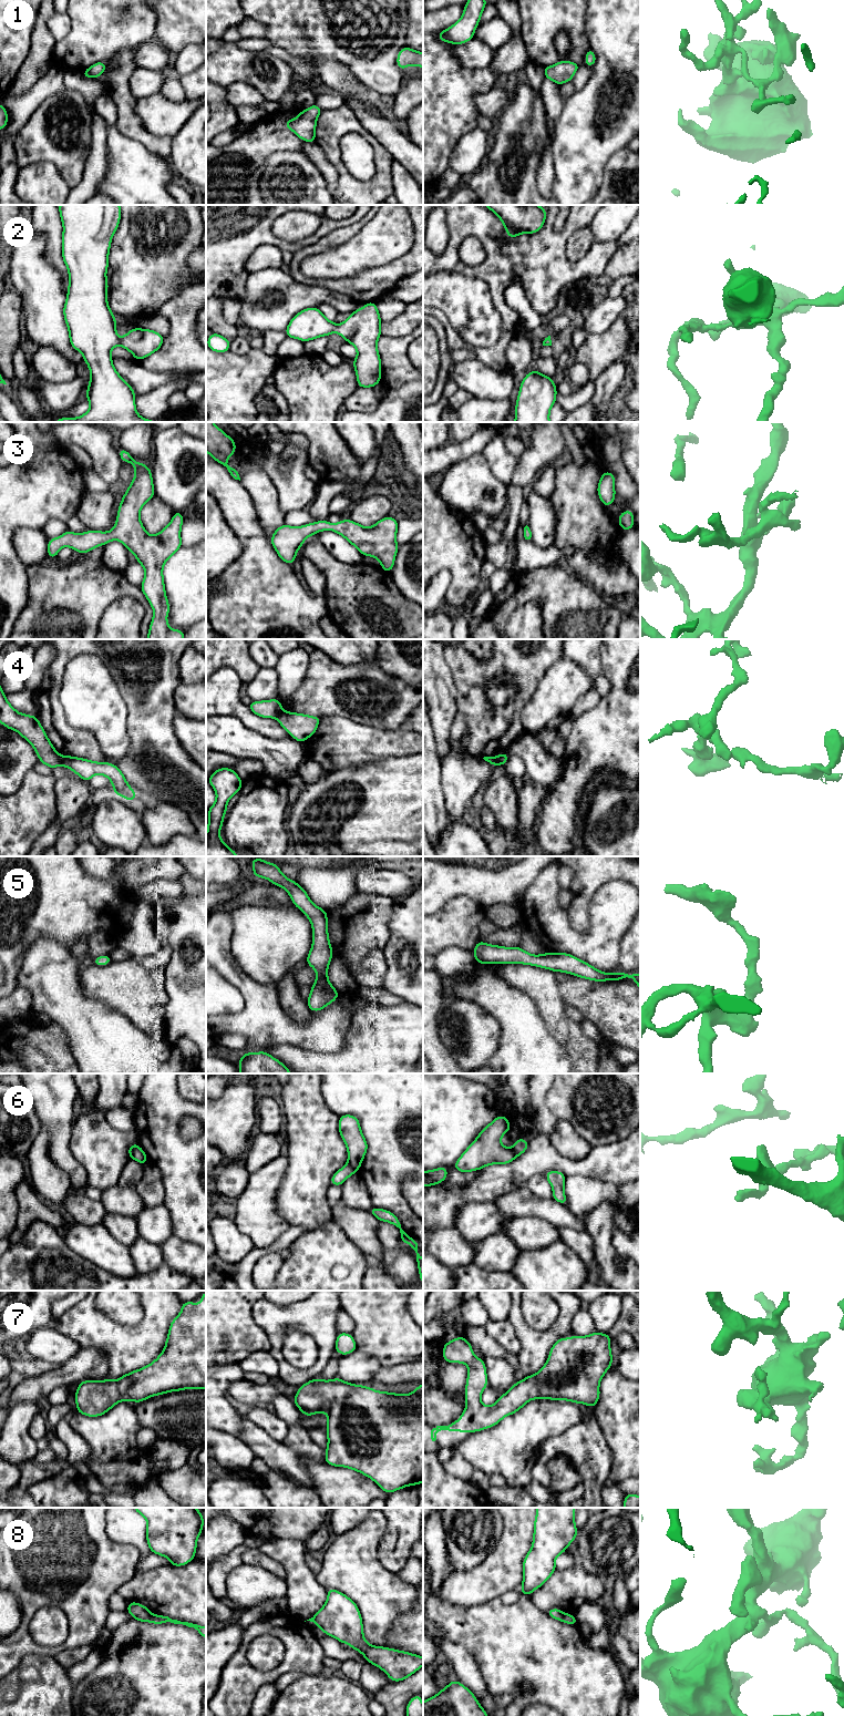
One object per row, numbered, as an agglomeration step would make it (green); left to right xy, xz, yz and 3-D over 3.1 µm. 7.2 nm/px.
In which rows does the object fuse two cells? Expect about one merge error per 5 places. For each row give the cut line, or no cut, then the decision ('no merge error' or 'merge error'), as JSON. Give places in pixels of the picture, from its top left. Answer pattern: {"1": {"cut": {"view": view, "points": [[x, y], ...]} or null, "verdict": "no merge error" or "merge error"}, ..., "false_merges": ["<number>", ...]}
{"1": {"cut": null, "verdict": "no merge error"}, "2": {"cut": null, "verdict": "no merge error"}, "3": {"cut": null, "verdict": "no merge error"}, "4": {"cut": {"view": "xy", "points": [[60, 756], [62, 763]]}, "verdict": "merge error"}, "5": {"cut": null, "verdict": "no merge error"}, "6": {"cut": {"view": "xz", "points": [[348, 1162], [357, 1170]]}, "verdict": "merge error"}, "7": {"cut": null, "verdict": "no merge error"}, "8": {"cut": {"view": "xz", "points": [[370, 1645], [363, 1654]]}, "verdict": "merge error"}, "false_merges": ["4", "6", "8"]}

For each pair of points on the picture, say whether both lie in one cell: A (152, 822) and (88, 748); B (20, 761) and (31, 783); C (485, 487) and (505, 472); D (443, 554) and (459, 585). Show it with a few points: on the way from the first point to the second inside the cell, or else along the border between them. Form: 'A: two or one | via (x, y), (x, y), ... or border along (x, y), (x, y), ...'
A: two | border along (148, 804), (165, 802), (175, 805)
B: two | border along (32, 769), (11, 794)
C: two | border along (483, 455), (490, 471), (507, 485)
D: one | via (451, 562), (459, 569), (459, 577)

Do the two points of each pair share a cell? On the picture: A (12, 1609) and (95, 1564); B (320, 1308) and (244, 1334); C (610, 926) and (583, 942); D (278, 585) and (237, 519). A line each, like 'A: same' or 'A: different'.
A: different
B: different
C: same
D: same

